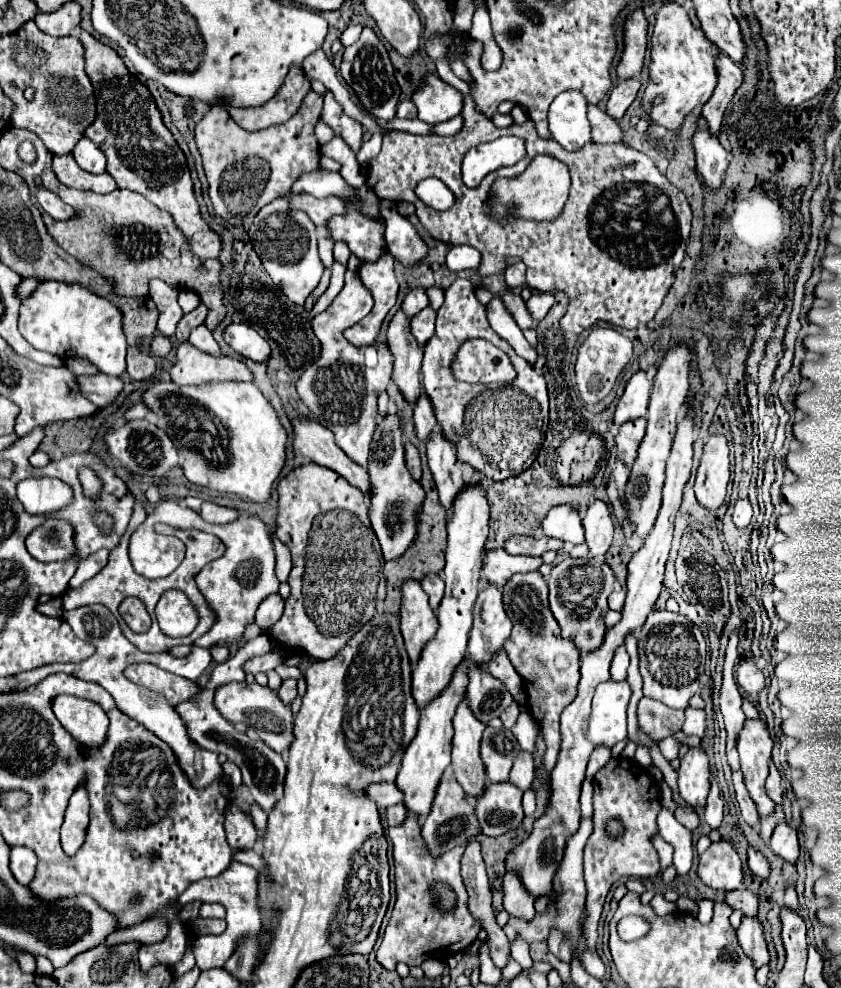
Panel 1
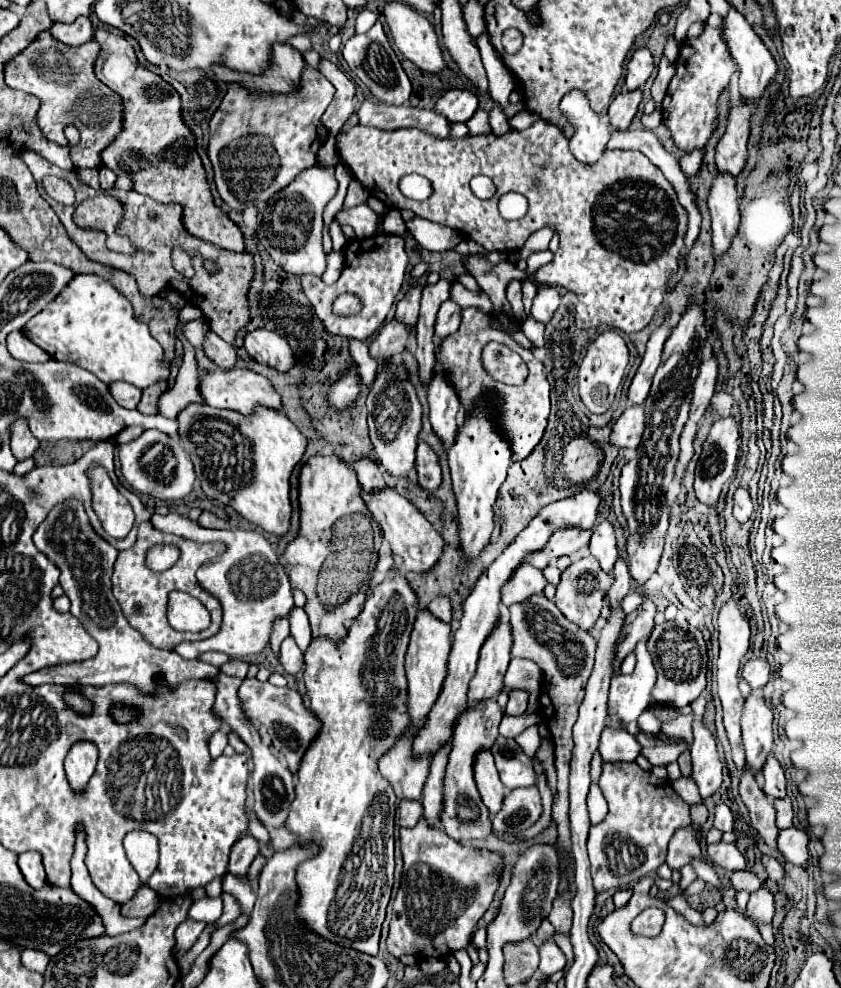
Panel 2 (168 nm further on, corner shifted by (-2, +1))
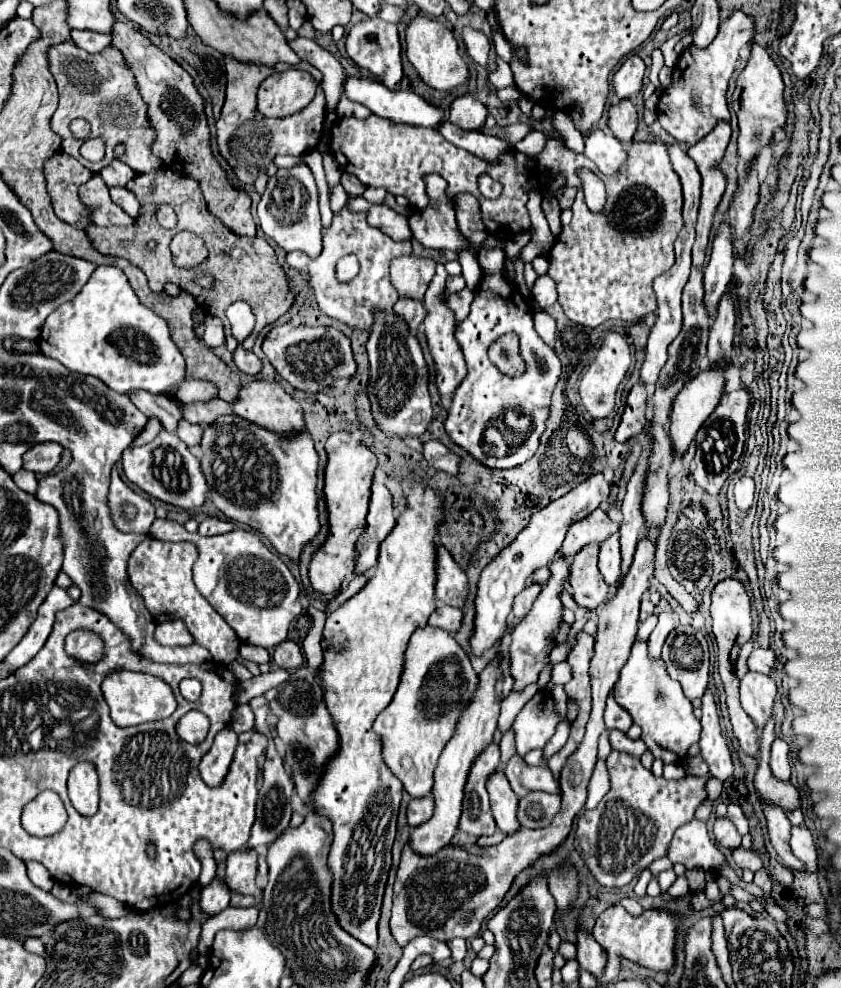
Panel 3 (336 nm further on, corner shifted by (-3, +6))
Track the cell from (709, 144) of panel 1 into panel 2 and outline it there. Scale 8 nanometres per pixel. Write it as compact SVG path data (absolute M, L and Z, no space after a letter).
M718 171L708 195L708 209L712 215L712 243L714 255L722 255L738 229L738 191L736 181L728 173Z

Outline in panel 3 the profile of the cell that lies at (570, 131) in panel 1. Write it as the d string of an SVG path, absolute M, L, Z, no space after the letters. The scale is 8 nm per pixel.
M593 130L585 138L585 156L597 164L605 176L615 176L627 162L627 148L607 130Z

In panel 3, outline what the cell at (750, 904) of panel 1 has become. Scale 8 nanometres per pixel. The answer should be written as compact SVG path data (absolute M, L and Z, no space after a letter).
M735 848L733 850L733 860L735 860L735 864L741 868L741 870L753 870L753 872L757 872L759 868L761 868L761 858L753 852L753 850L745 850L745 848Z

